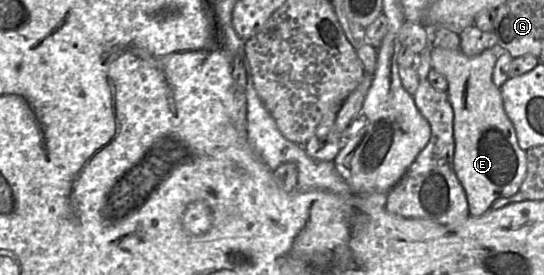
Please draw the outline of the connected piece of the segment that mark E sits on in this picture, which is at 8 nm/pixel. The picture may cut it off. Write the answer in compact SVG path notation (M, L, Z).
M498 44L472 57L465 55L460 49L432 48L431 51L431 67L443 74L448 81L446 93L454 113L454 171L465 191L469 214L473 217L485 214L495 200L517 193L527 171L526 151L518 145L514 126L504 110L500 87L492 80L495 63L503 51Z

